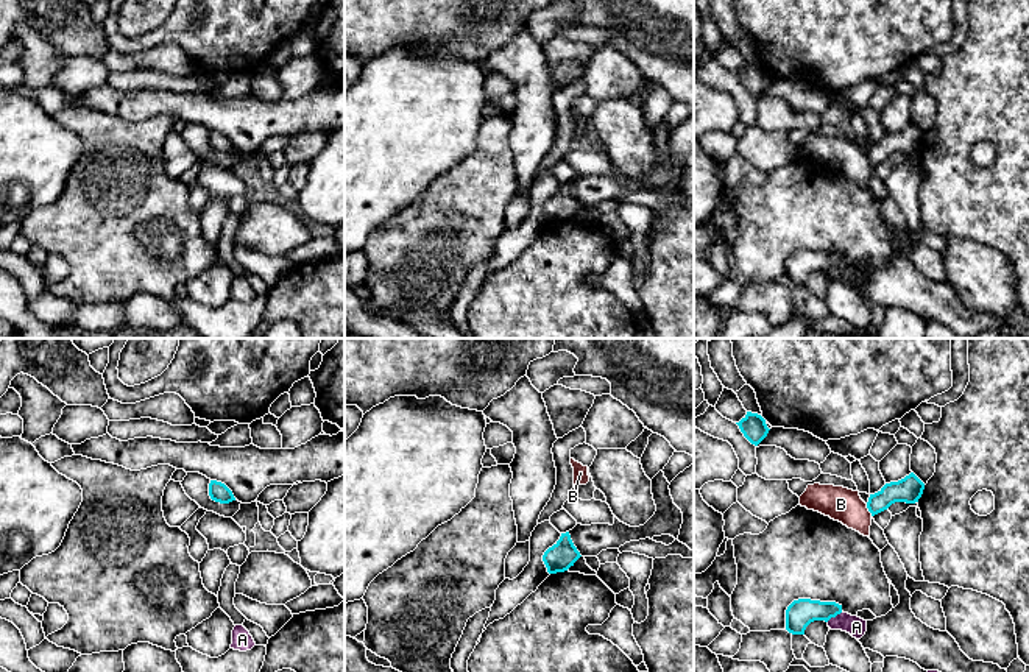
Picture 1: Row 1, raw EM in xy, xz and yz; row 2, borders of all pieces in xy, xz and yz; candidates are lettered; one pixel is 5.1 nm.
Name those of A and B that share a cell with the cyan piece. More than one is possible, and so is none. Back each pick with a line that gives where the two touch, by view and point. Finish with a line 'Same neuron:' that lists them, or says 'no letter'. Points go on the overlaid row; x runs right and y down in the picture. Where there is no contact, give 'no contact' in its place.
Same neuron: no letter

